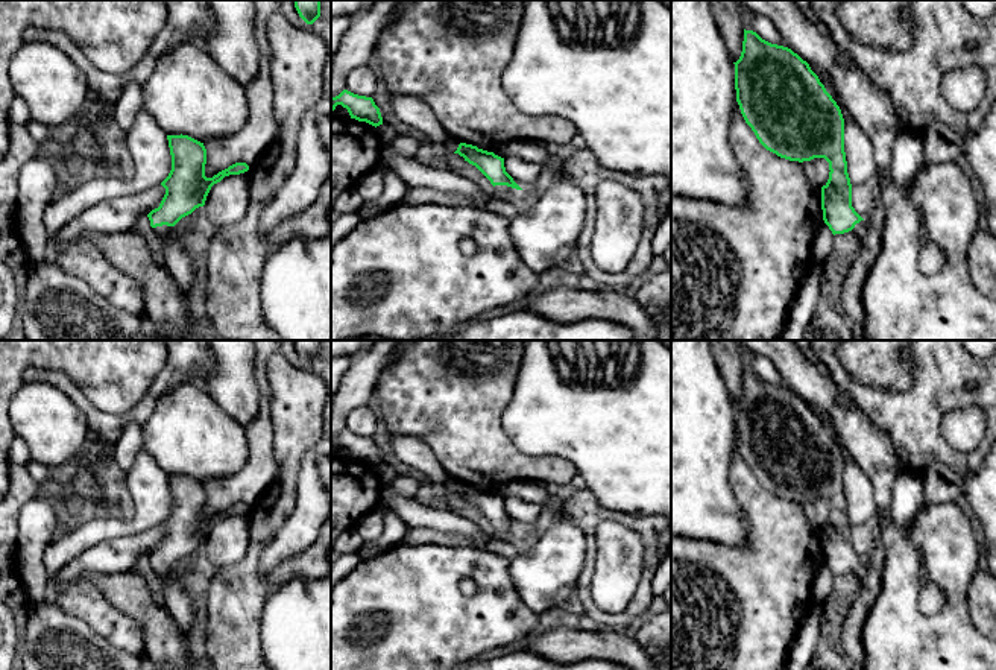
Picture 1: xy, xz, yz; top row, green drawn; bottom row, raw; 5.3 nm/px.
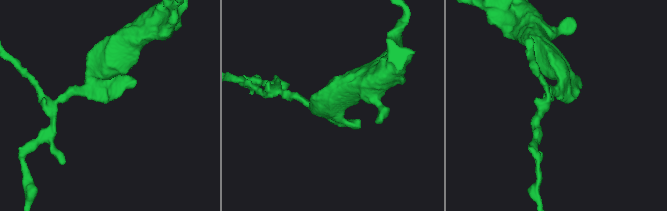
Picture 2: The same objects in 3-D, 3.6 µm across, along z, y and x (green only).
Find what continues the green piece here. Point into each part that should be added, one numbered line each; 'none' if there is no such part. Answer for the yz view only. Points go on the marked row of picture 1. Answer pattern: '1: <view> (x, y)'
1: yz (860, 228)

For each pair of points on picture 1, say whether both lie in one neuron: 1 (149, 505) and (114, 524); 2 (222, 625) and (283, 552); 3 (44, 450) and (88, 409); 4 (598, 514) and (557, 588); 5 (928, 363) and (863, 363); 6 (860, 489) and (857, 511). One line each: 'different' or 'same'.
1: different
2: different
3: different
4: different
5: different
6: same

